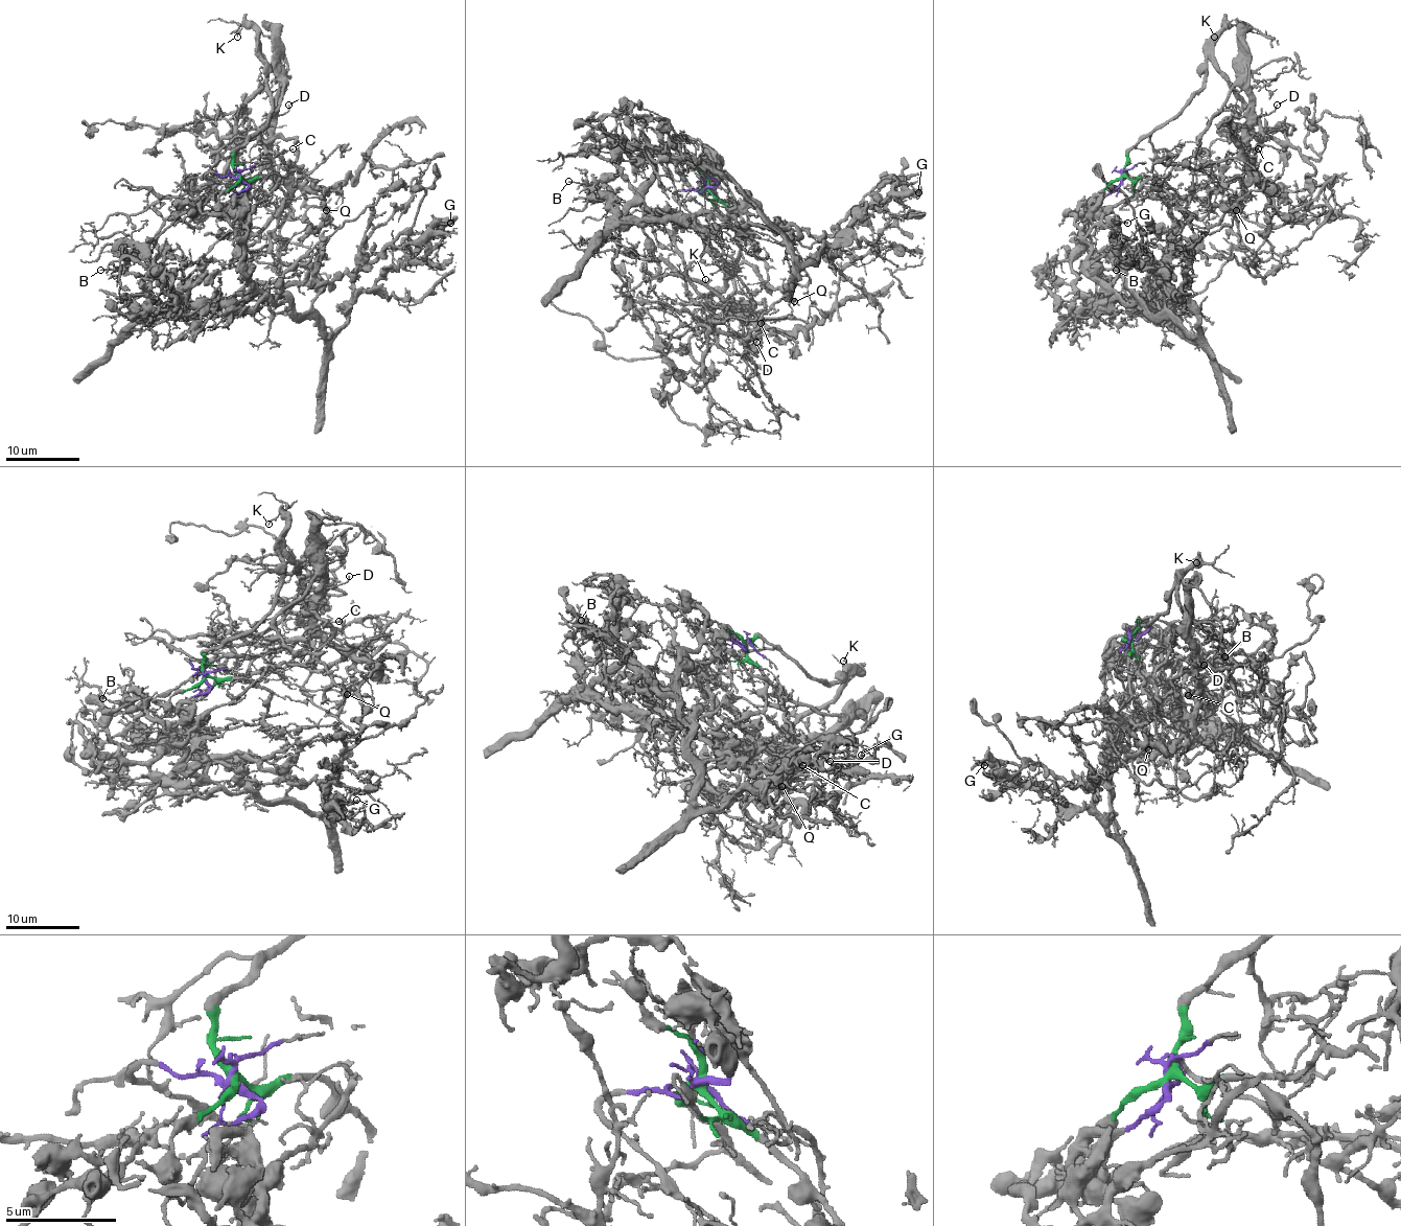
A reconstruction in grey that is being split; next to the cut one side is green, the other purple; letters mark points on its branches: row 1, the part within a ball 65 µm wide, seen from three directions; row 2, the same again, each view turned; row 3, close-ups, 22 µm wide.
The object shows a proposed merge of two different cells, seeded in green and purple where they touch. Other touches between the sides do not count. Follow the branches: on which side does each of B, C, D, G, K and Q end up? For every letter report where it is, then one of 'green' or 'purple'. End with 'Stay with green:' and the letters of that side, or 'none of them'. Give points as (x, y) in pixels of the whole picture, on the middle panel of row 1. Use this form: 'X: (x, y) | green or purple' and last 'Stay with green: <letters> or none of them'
B: (568, 181) | purple
C: (761, 323) | green
D: (756, 342) | green
G: (918, 192) | purple
K: (705, 279) | green
Q: (794, 301) | green
Stay with green: C, D, K, Q

